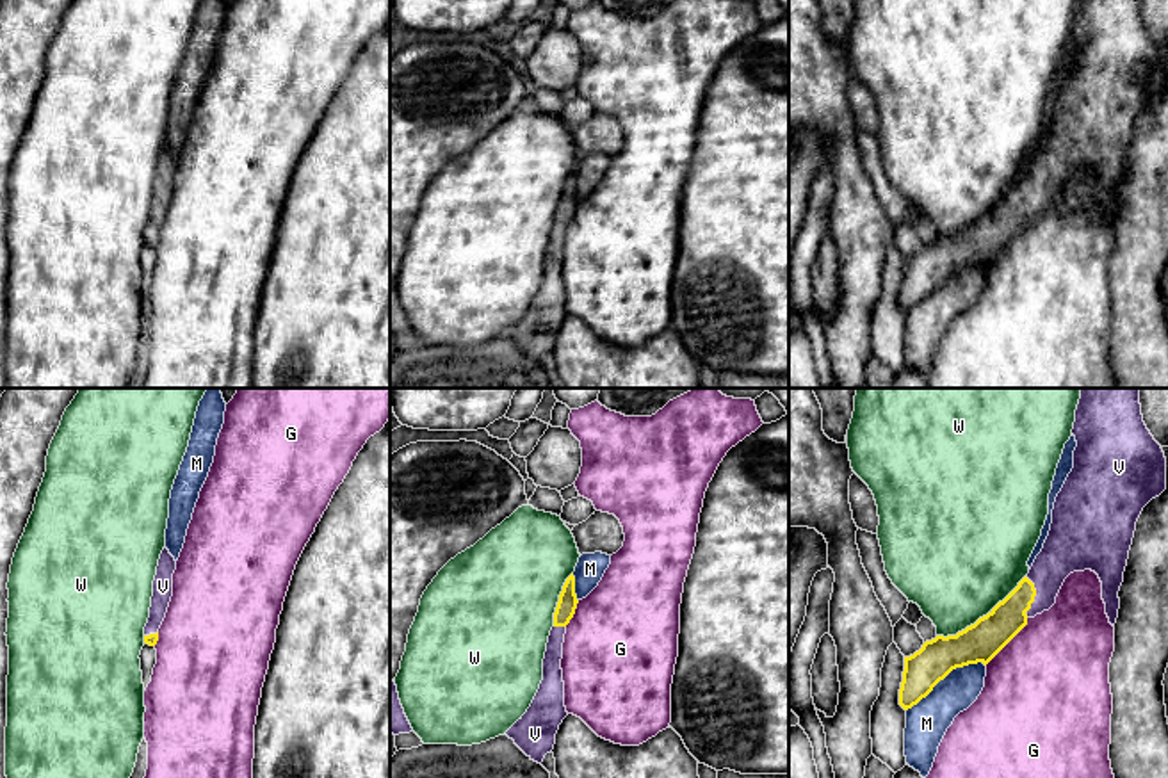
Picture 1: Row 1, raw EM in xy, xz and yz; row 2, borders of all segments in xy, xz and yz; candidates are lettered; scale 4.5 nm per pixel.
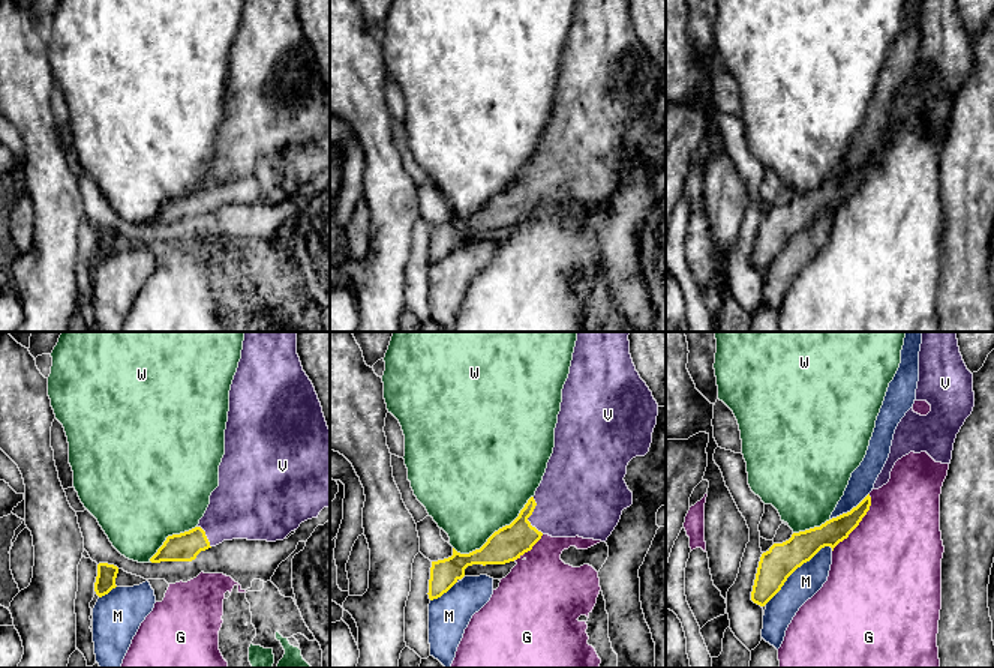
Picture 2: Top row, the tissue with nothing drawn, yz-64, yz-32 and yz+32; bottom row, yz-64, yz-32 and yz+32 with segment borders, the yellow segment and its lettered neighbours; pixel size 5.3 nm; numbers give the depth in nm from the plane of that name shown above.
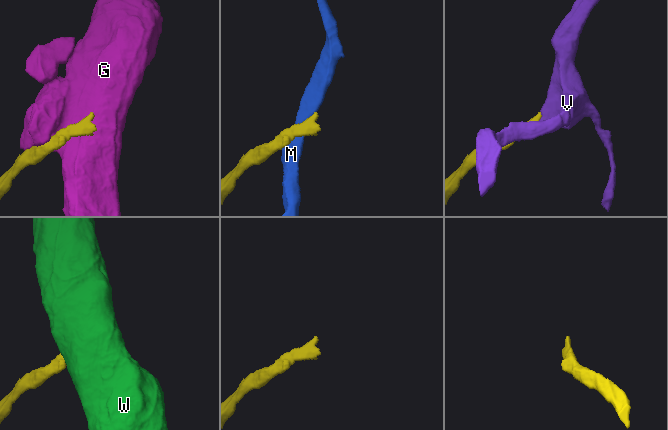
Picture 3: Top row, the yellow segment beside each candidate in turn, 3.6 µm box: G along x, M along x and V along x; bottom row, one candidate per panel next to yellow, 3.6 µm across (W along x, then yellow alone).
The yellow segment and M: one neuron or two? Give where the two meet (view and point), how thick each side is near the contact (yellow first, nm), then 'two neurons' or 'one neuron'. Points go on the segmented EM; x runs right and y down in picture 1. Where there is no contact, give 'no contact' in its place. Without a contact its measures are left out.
meets yellow in yz at (946, 675); 180 nm thick on the yellow side, 190 nm on the other; two neurons

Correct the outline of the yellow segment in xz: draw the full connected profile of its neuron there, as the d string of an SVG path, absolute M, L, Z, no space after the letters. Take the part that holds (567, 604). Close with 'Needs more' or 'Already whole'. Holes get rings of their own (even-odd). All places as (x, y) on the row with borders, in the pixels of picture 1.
M572 573L563 586L554 612L554 627L547 643L539 689L527 712L506 732L506 735L538 764L554 750L559 725L568 716L561 659L566 625L573 618L577 604L575 577Z. Needs more

